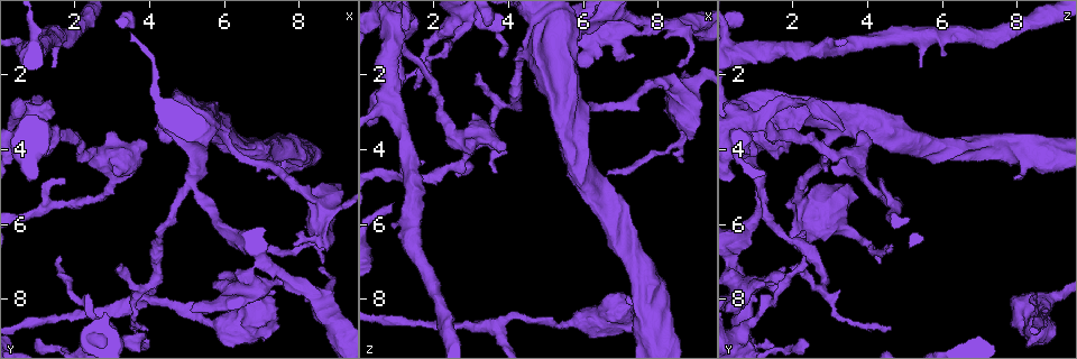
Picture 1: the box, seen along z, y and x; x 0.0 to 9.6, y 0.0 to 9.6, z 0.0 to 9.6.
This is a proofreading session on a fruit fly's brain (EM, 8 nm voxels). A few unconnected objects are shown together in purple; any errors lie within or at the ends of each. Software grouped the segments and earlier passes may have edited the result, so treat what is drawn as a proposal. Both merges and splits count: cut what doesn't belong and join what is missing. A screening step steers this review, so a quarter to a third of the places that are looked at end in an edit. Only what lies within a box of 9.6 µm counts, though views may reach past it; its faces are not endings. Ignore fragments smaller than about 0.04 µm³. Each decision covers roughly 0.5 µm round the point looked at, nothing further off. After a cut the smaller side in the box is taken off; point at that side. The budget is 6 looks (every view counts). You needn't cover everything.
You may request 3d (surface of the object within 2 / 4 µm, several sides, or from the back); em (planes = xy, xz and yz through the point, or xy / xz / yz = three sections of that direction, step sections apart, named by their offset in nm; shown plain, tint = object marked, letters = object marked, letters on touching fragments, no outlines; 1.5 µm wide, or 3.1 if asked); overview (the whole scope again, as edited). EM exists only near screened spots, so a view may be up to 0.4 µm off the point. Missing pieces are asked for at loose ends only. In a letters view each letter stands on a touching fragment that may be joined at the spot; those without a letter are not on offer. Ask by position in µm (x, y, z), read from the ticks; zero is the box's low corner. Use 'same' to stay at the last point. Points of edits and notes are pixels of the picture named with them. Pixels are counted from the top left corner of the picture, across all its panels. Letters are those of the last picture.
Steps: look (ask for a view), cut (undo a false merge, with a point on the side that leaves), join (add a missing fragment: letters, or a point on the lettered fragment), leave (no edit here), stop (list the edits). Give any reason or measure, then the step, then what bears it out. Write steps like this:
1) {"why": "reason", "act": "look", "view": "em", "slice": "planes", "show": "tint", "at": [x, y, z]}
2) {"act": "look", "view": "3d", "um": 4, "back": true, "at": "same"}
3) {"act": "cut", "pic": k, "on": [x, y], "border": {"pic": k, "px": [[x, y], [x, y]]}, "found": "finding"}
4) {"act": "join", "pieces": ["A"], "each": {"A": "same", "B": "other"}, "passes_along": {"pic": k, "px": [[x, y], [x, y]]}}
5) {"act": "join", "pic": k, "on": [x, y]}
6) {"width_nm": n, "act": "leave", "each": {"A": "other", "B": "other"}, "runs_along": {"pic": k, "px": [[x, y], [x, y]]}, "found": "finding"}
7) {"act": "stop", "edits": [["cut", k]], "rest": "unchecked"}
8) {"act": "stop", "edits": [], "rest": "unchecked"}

{"why": "three-way junction", "act": "look", "view": "em", "slice": "planes", "show": "tint", "at": [3.70, 7.95, 8.75]}

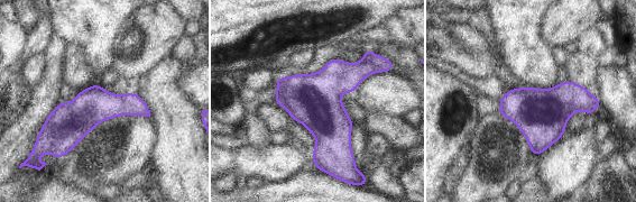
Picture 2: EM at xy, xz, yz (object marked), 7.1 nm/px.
{"why": "what lies round it", "act": "look", "view": "em", "slice": "planes", "show": "letters", "at": "same"}

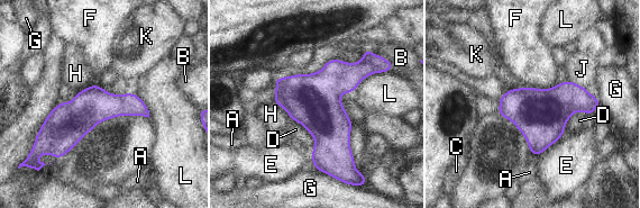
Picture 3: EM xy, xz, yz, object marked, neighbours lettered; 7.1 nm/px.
{"act": "leave", "each": {"A": "other", "B": "other", "C": "other", "D": "other", "E": "other", "F": "other", "G": "other", "H": "other", "J": "other", "K": "other", "L": "other"}, "found": "all the same cell"}

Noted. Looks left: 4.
{"why": "branch stops here", "act": "look", "view": "em", "slice": "planes", "show": "letters", "at": [1.55, 6.80, 2.30]}

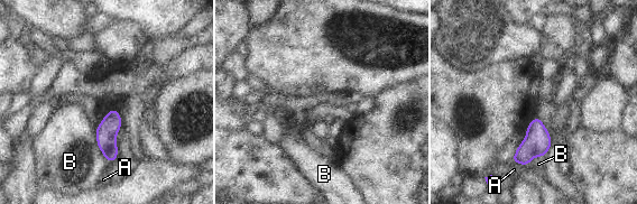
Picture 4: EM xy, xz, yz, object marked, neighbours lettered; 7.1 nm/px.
{"act": "leave", "each": {"A": "other", "B": "other"}, "border": {"pic": 4, "px": [[94, 128], [97, 145], [108, 163]]}, "found": "no lettered fragment goes on from it"}

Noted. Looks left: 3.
{"why": "branch stops here", "act": "look", "view": "em", "slice": "xz", "step": 4, "show": "letters", "at": [5.65, 7.60, 1.25]}

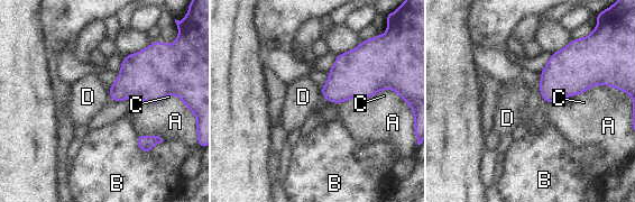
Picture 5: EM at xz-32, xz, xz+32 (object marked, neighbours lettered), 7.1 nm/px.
{"act": "look", "view": "em", "slice": "planes", "show": "letters", "at": "same"}

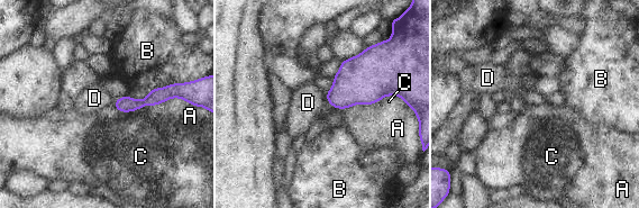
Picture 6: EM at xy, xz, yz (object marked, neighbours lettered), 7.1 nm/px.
{"act": "leave", "each": {"A": "other", "B": "other", "C": "other", "D": "other"}, "border": {"pic": 6, "px": [[325, 92], [327, 101]]}, "found": "no lettered fragment goes on from it"}

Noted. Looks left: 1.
{"act": "stop", "edits": [], "rest": "unchecked"}

